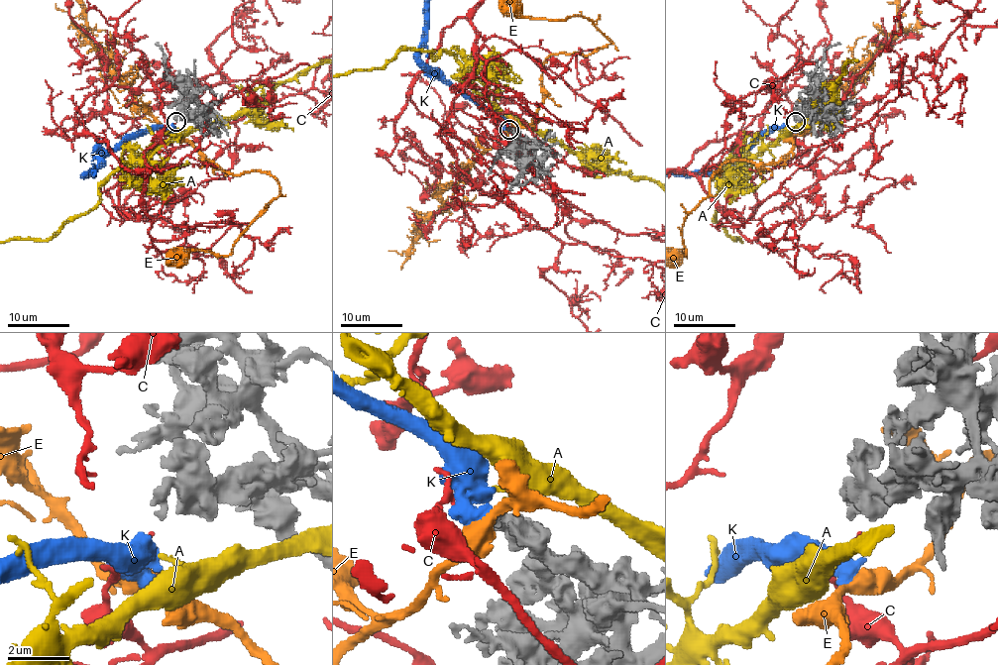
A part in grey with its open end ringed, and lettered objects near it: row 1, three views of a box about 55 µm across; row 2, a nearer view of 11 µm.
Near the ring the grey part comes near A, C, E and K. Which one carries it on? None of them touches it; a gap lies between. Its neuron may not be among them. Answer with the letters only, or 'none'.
K

